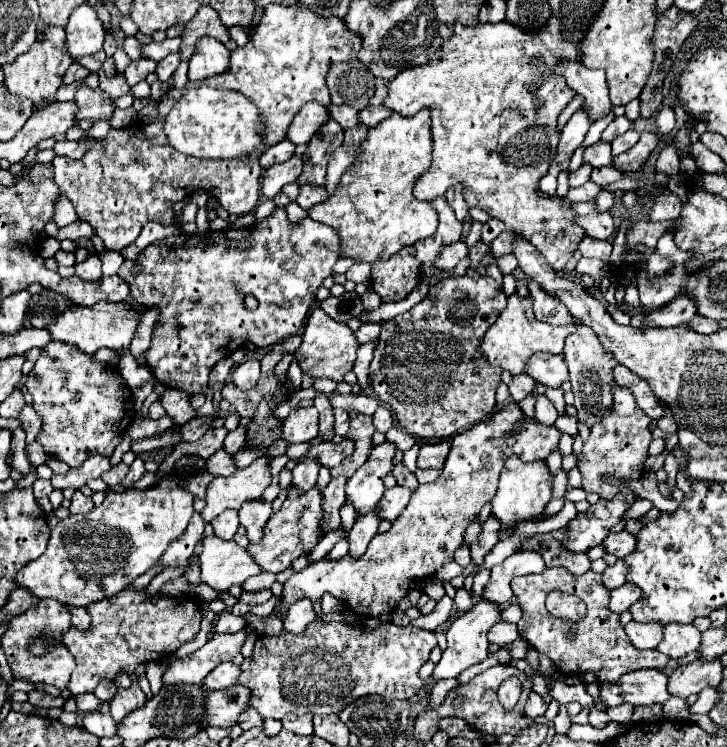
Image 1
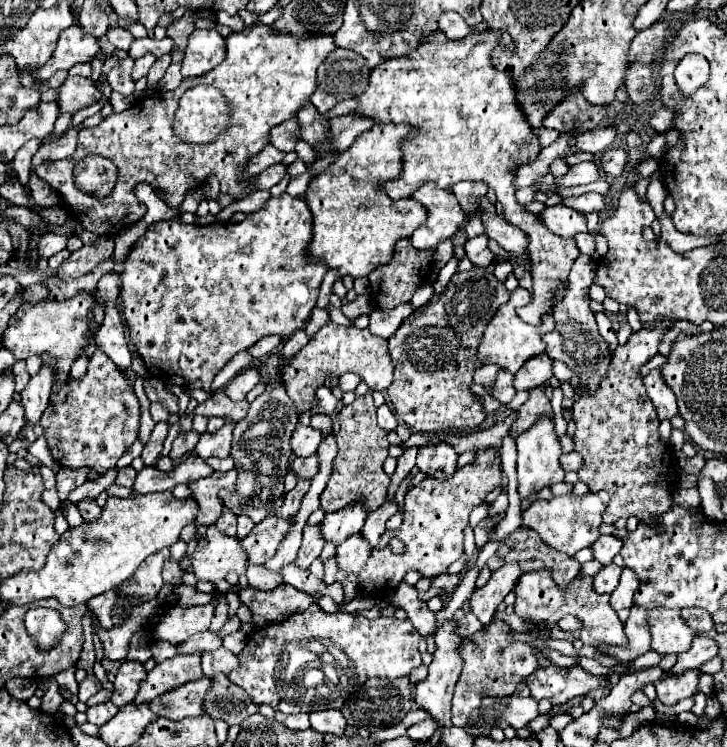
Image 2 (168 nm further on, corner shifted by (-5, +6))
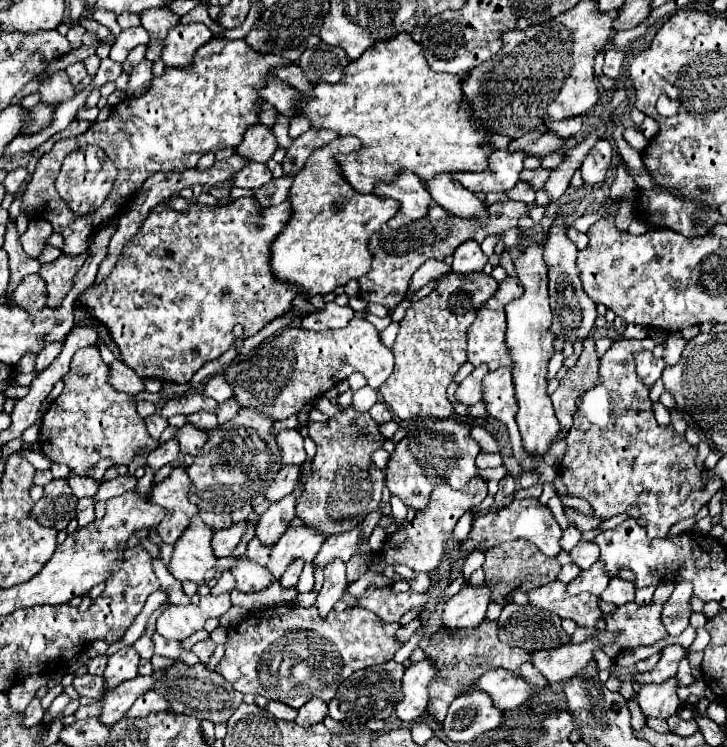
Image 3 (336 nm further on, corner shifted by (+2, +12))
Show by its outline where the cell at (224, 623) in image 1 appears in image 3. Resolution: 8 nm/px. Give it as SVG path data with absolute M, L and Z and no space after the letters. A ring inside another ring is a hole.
M157 632L153 634L153 644L155 644L155 654L161 654L165 658L181 660L185 664L197 664L199 662L199 658L195 658L195 654L189 654L189 650L181 650L181 642L167 640Z

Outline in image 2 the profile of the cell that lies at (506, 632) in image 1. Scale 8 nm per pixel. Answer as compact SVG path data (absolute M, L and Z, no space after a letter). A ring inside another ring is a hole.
M492 622L488 628L466 638L466 642L462 644L460 654L464 658L464 670L460 674L460 680L454 690L454 700L452 700L454 726L468 724L468 716L480 706L480 698L484 694L510 696L516 692L516 686L508 686L508 684L518 684L522 678L530 676L538 668L538 662L534 658L534 647L520 641L508 640L506 636L508 630L510 626L506 626L504 622Z

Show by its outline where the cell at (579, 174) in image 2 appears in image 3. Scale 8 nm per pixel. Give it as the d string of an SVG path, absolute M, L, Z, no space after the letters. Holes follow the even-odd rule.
M545 168L523 170L523 172L519 174L519 180L521 180L521 182L525 182L525 184L529 184L535 192L537 192L537 190L543 190L543 186L545 186L547 178L549 178L549 170L545 170Z

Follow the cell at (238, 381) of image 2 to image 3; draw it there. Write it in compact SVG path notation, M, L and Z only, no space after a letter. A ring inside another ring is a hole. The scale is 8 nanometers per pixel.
M223 374L211 376L211 378L205 382L205 386L203 386L201 392L203 392L205 396L213 398L215 402L225 402L225 400L231 398L231 388L227 388L227 380L223 380Z

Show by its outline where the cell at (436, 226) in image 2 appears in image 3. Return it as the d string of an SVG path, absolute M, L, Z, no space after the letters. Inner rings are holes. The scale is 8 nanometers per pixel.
M407 170L399 172L393 182L377 182L373 194L399 202L399 212L387 222L391 228L399 228L401 224L409 224L423 218L431 204L431 194L427 192L427 188L423 188L421 178L413 176L413 172Z

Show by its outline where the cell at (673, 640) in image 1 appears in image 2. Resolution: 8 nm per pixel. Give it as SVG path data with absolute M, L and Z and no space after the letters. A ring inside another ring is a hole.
M654 610L648 614L652 650L660 654L682 654L694 640L694 630L686 624L680 610Z

